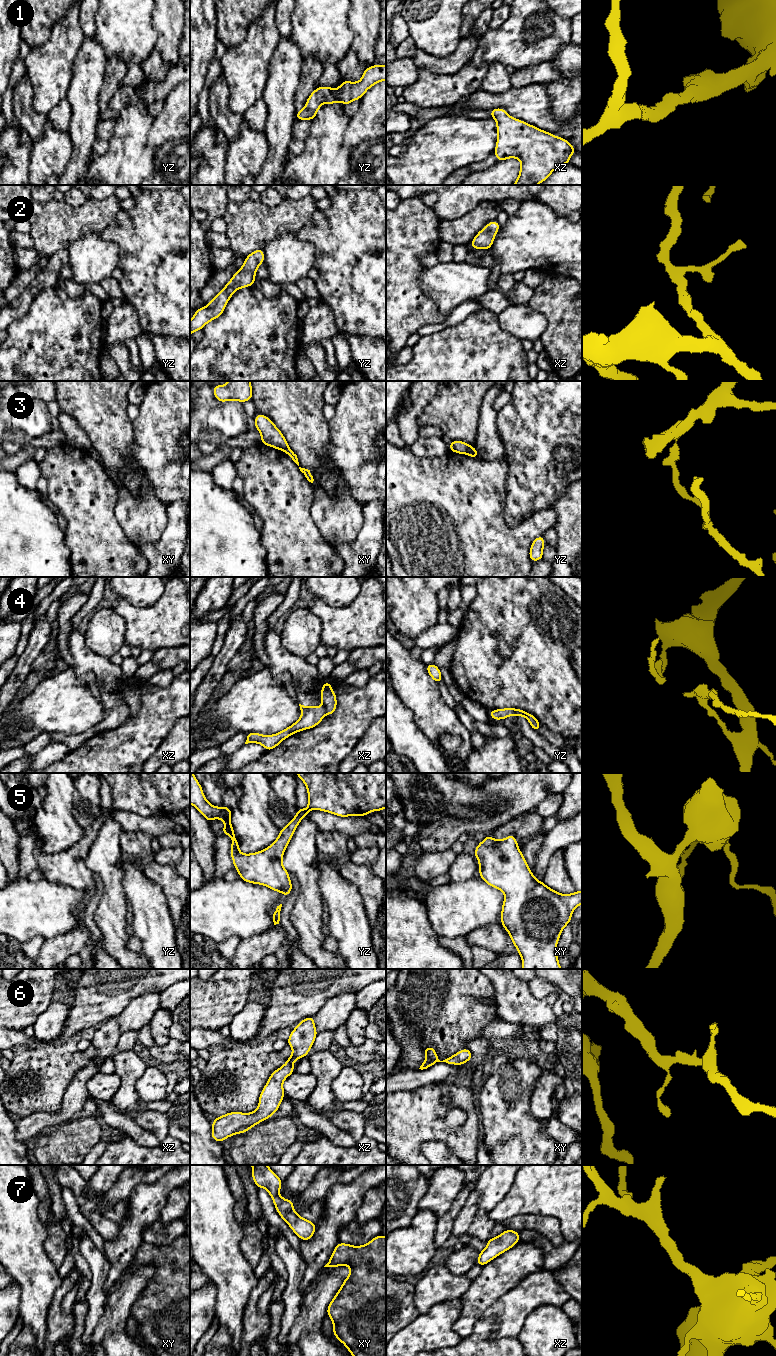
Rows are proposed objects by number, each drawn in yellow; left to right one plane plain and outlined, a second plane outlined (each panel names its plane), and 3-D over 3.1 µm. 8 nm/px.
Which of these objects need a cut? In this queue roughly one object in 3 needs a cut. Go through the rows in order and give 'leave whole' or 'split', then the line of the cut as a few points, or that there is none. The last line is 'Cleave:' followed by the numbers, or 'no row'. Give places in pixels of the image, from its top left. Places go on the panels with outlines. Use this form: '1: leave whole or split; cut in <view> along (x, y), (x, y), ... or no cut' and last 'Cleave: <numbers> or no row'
1: leave whole; no cut
2: leave whole; no cut
3: split; cut in yz along (471, 446), (466, 453)
4: split; cut in xz along (323, 704), (327, 712)
5: leave whole; no cut
6: leave whole; no cut
7: leave whole; no cut
Cleave: 3, 4

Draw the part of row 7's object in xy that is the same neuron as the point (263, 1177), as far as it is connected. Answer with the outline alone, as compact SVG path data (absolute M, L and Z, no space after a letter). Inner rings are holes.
M251 1165L251 1167L255 1185L268 1191L280 1217L301 1240L310 1240L316 1230L315 1223L297 1214L293 1209L293 1200L286 1200L279 1195L282 1180L267 1165Z

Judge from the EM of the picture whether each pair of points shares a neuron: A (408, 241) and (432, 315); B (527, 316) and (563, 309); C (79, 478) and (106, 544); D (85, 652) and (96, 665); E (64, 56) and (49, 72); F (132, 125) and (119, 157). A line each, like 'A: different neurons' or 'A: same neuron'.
A: same neuron
B: different neurons
C: same neuron
D: same neuron
E: same neuron
F: same neuron

